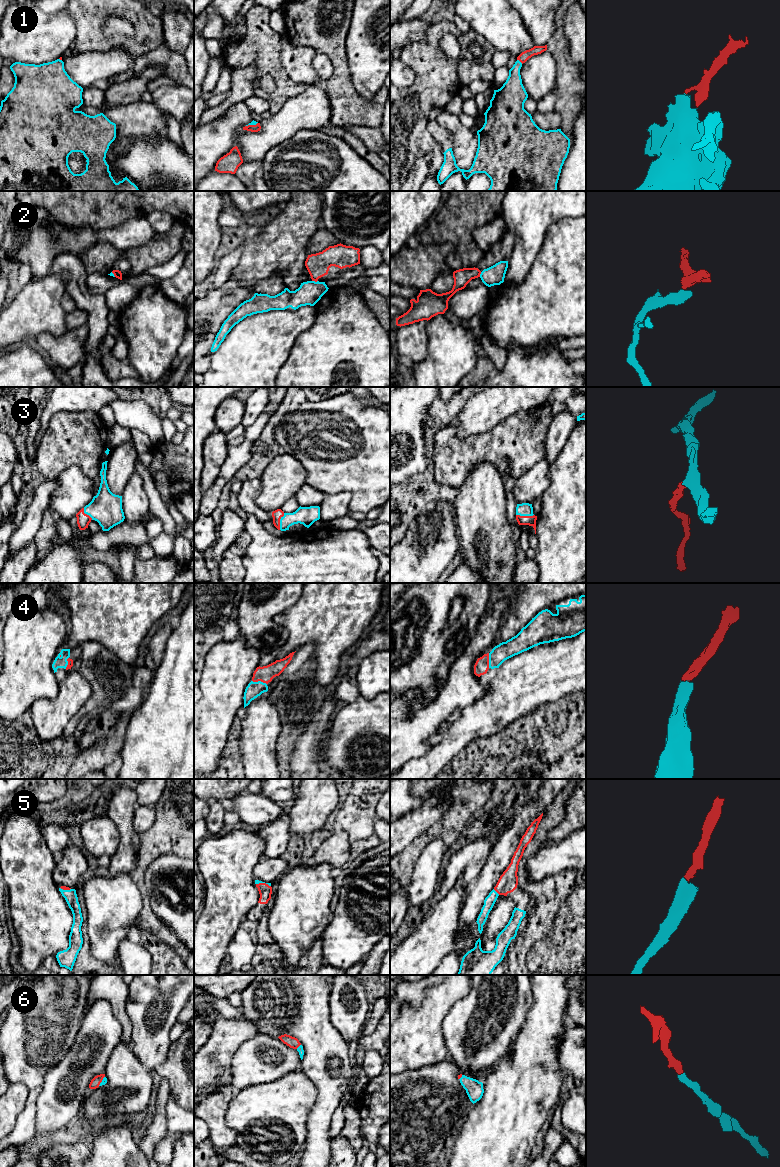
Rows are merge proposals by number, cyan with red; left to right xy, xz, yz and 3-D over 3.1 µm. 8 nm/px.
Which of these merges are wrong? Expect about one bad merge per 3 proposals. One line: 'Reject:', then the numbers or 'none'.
Reject: 2

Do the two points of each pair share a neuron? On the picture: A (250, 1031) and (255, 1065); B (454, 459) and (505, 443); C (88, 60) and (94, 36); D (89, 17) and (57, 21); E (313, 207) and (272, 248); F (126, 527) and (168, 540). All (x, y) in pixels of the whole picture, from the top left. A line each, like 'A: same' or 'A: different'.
A: different
B: same
C: different
D: different
E: same
F: same

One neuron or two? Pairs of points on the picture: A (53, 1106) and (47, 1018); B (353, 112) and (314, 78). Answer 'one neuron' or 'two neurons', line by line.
A: two neurons
B: two neurons

